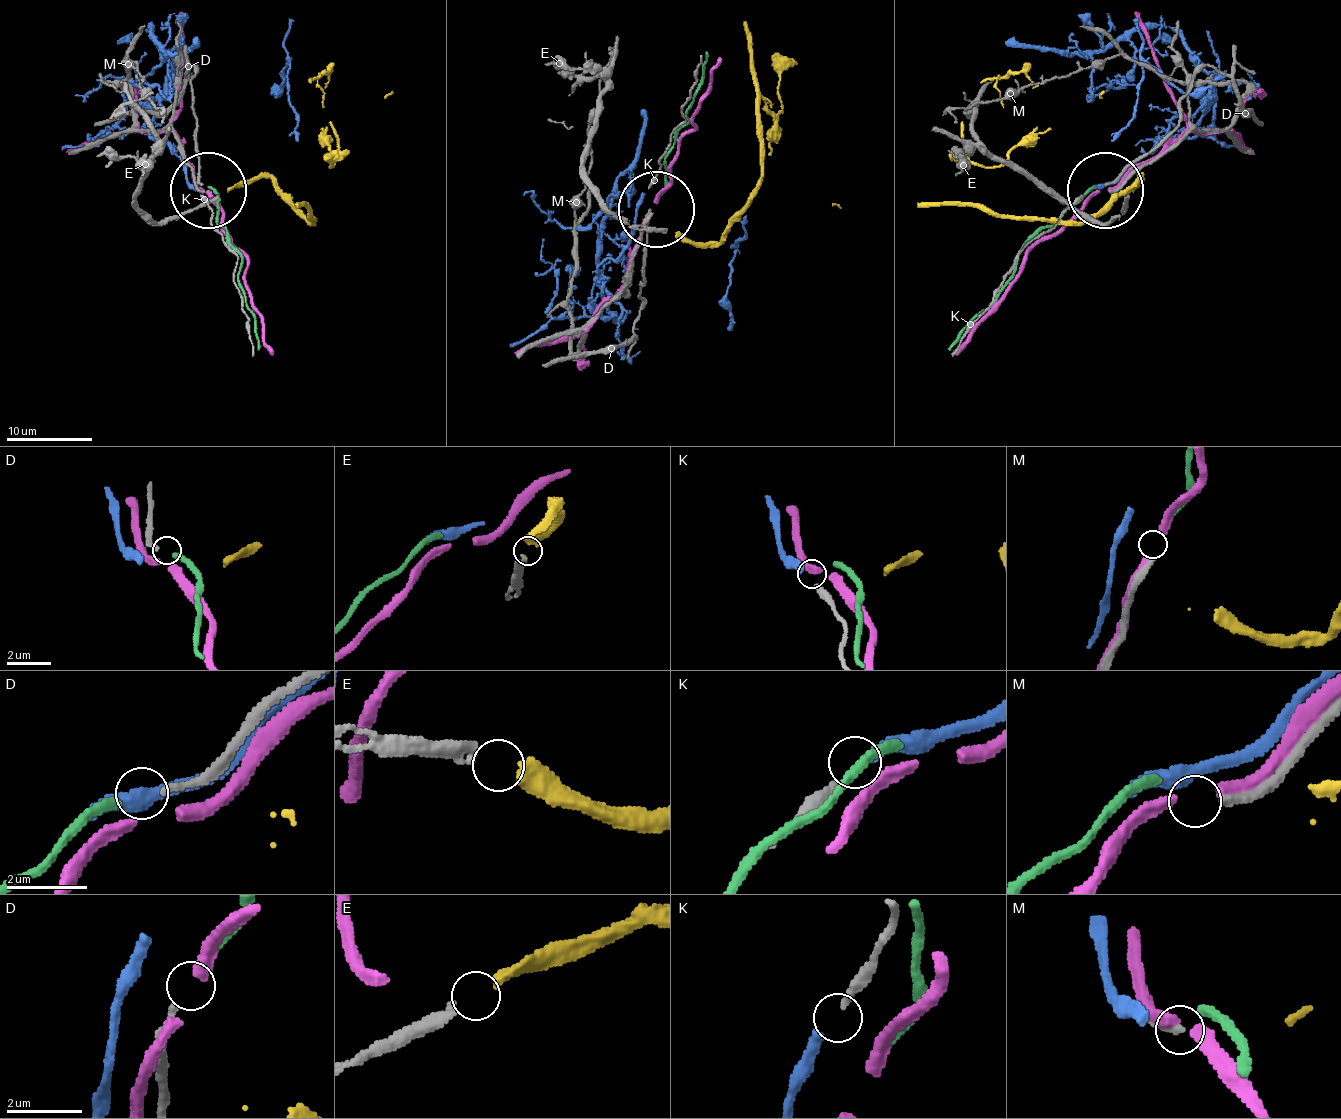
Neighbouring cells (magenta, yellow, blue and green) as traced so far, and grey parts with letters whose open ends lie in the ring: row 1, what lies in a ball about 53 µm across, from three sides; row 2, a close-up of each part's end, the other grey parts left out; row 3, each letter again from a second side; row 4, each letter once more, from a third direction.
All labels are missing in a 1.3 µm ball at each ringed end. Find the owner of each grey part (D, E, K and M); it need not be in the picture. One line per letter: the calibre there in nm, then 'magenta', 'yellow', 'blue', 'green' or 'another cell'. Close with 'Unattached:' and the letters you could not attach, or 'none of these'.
D: 160 nm thick; green
E: 280 nm thick; yellow
K: 260 nm thick; blue
M: 240 nm thick; another cell
Unattached: M

